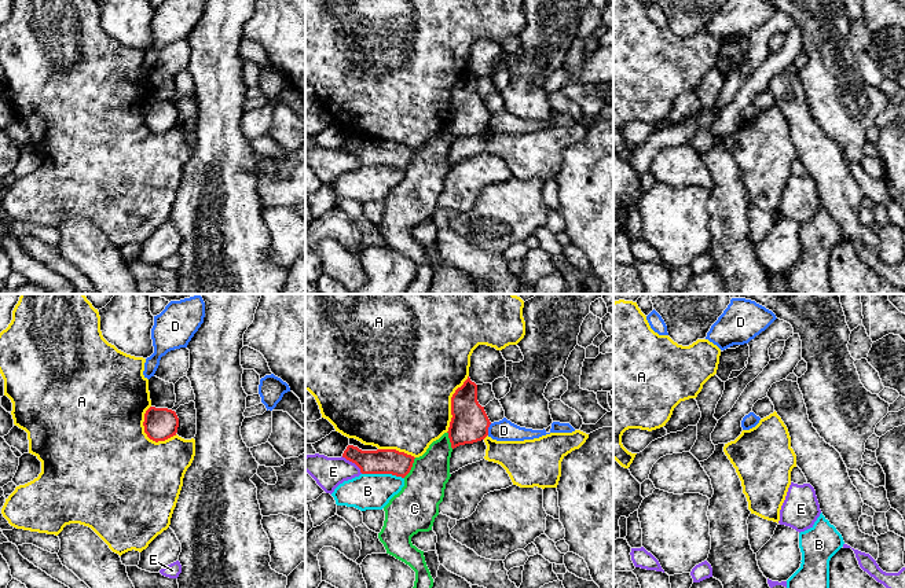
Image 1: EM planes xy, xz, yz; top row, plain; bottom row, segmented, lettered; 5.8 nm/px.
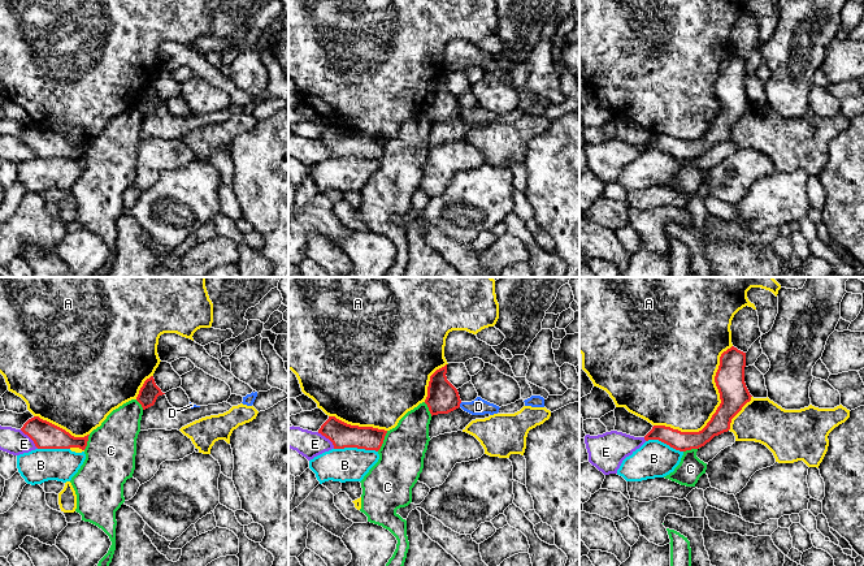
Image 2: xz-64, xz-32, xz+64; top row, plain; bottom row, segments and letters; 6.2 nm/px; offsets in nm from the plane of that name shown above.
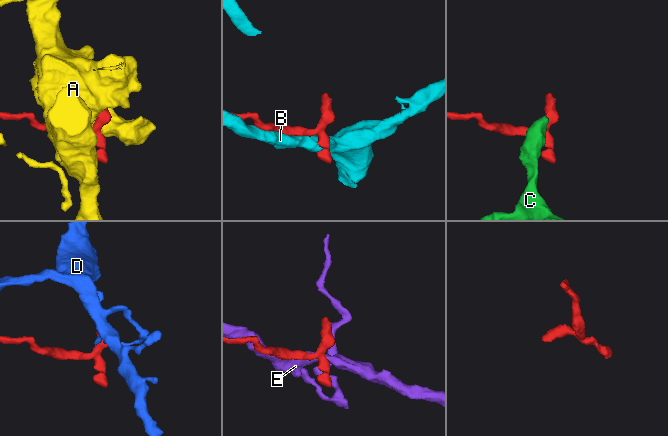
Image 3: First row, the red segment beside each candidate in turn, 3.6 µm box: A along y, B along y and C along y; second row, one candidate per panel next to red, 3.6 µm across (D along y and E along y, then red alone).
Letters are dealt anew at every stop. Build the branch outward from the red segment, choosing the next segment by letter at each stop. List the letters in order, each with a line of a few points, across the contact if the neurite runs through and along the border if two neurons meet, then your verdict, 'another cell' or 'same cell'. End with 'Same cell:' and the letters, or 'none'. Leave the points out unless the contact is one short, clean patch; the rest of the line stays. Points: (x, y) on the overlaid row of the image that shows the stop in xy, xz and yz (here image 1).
A: another cell
B: another cell
C: line xz (416, 458), (411, 469), (403, 477); another cell
D: line xz (491, 423), (487, 434); another cell
E: another cell
Same cell: none

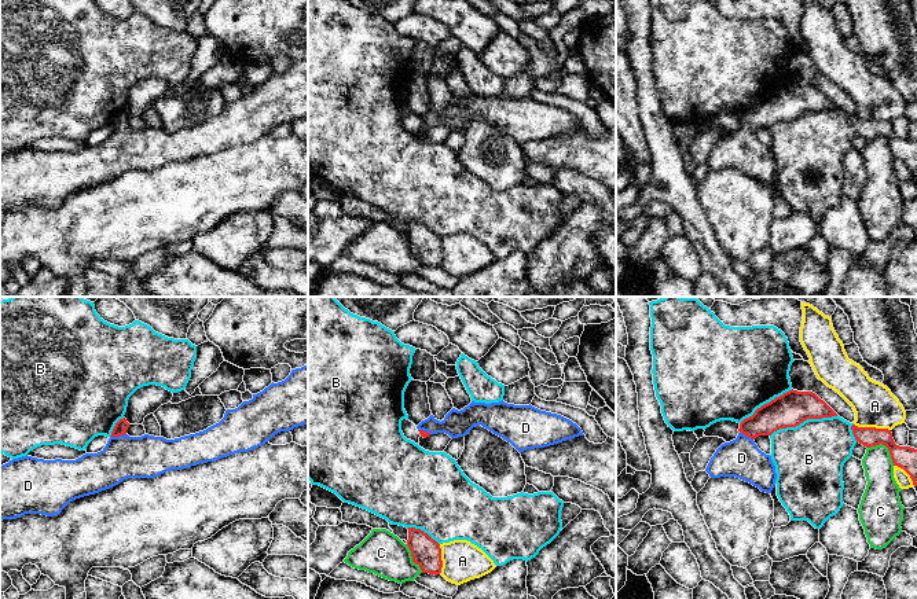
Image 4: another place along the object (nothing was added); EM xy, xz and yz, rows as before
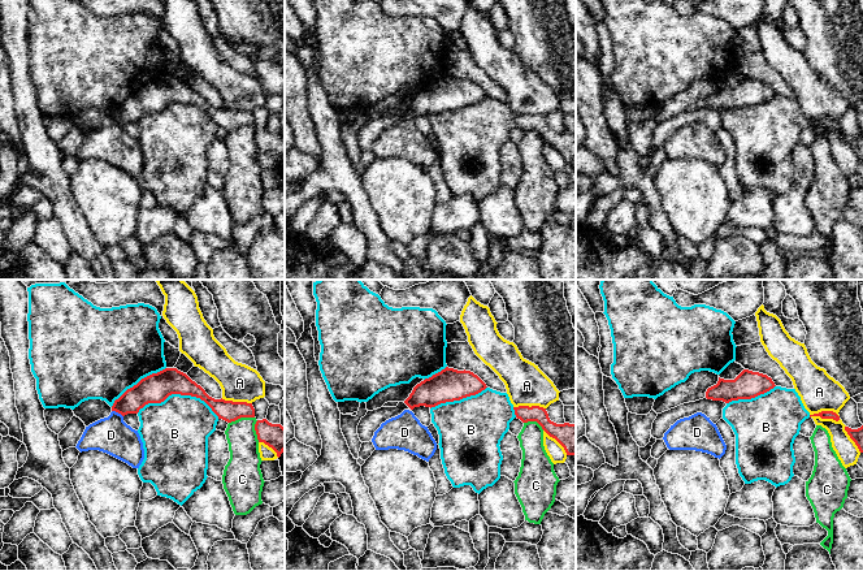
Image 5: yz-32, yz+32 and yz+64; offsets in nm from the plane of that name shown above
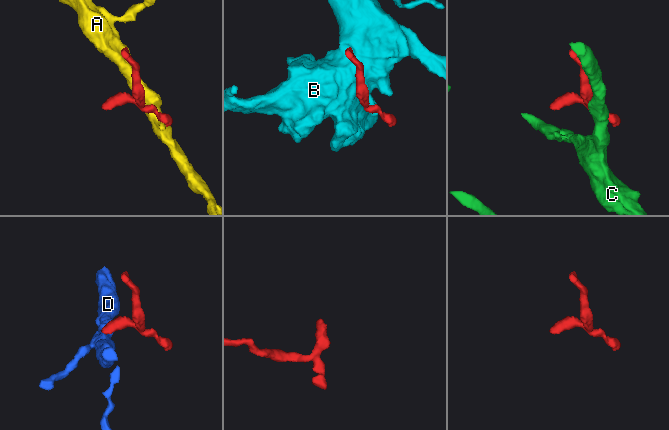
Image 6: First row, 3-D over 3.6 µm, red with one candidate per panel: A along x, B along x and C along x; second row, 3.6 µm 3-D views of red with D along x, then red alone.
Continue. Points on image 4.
A: another cell
B: another cell
C: another cell
D: line xy (121, 426), (117, 436), (138, 456), (147, 456); same cell
Same cell: D

